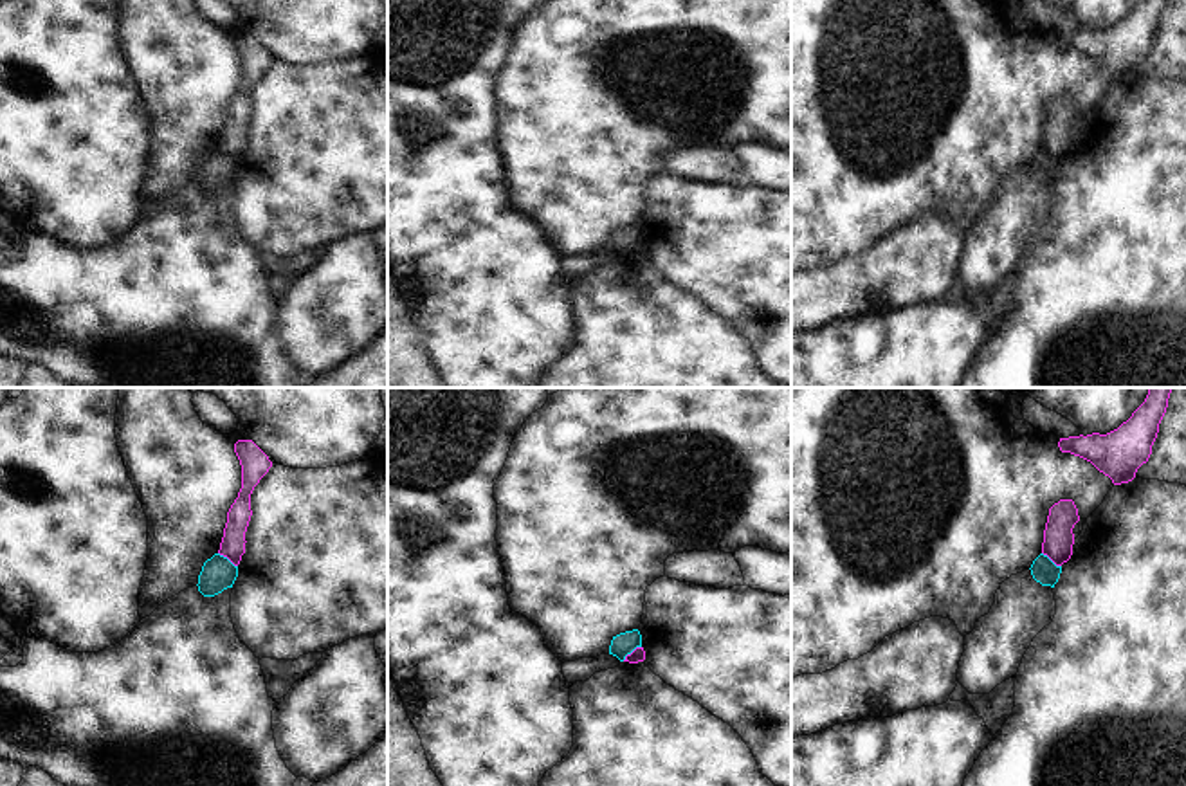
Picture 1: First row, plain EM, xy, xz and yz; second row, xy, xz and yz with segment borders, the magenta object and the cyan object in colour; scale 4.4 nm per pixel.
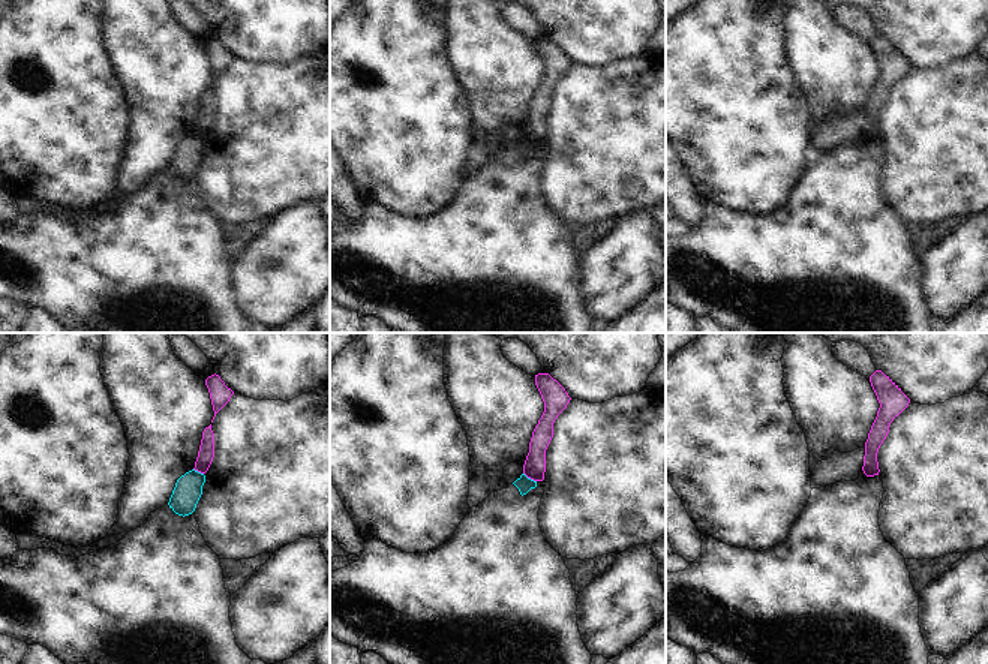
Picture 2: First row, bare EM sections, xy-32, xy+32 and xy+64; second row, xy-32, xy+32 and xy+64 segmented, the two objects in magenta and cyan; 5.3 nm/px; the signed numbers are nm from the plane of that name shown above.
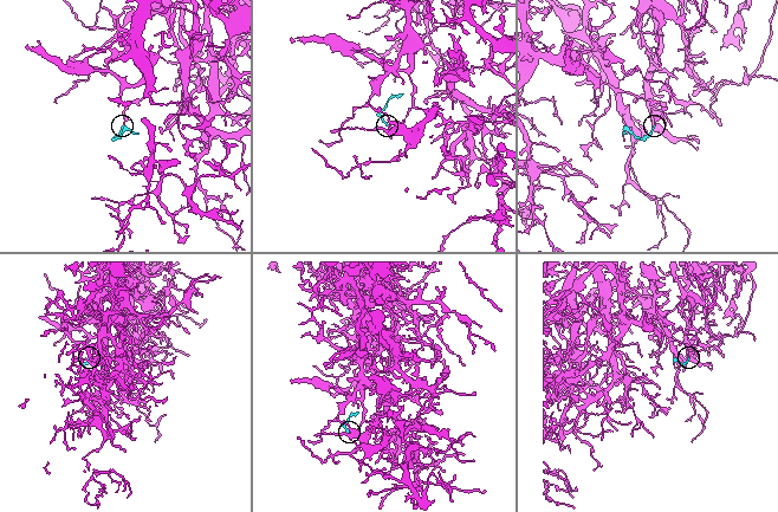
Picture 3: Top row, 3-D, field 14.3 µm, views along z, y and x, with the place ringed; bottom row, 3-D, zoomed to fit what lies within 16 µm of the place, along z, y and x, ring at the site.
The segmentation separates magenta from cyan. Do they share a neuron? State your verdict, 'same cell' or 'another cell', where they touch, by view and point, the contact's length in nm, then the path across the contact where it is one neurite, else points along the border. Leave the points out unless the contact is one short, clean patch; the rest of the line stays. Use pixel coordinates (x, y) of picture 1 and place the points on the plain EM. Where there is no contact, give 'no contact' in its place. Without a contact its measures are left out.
another cell | xz (633, 247) | 110 nm | along xz (640, 242), (622, 256)

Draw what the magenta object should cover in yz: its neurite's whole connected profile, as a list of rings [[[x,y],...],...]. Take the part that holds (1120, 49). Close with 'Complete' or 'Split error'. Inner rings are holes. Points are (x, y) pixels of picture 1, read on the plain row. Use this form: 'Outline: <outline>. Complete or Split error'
Outline: [[[1141,0],[1118,25],[1060,34],[1058,43],[1090,58],[1114,81],[1128,79],[1148,58],[1166,4],[1168,0]]]. Complete

